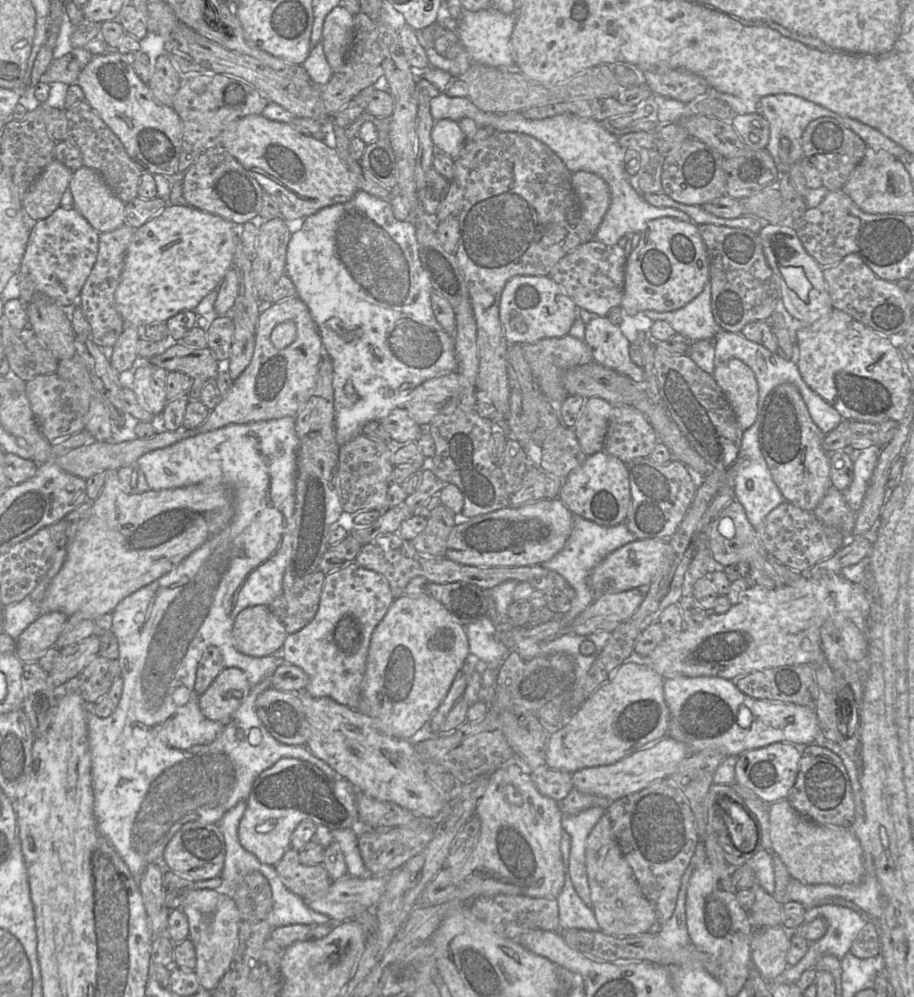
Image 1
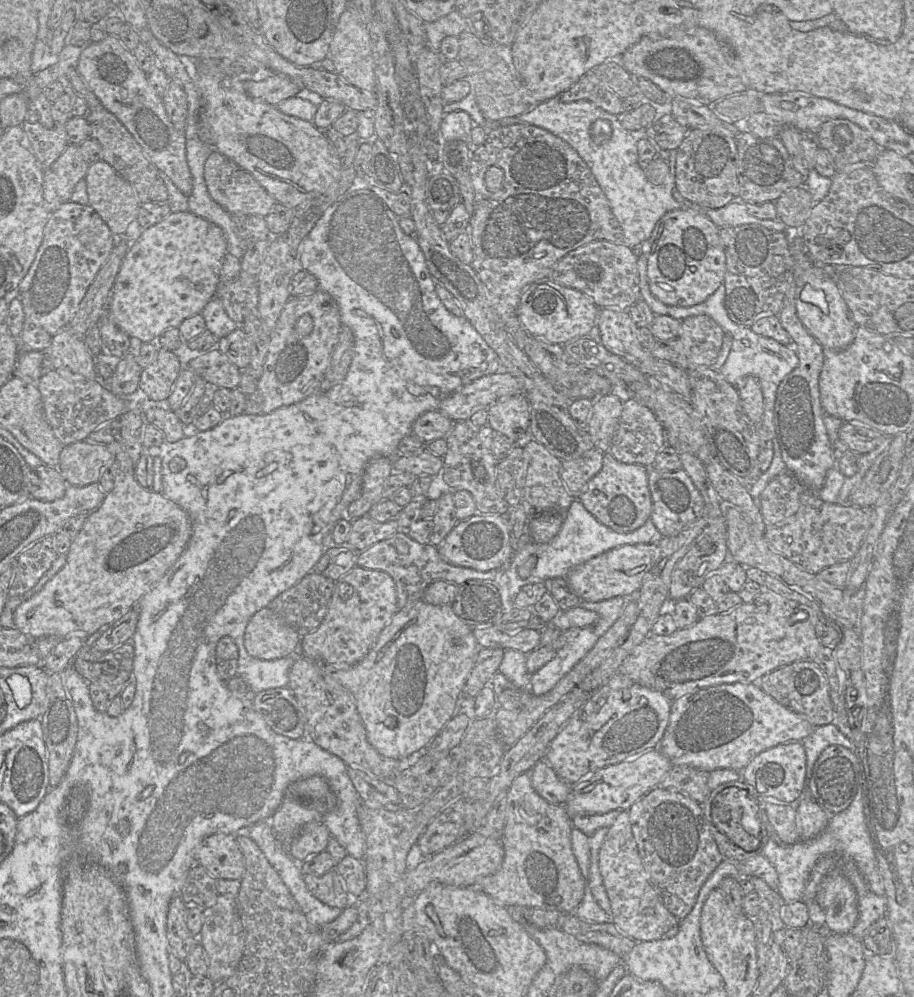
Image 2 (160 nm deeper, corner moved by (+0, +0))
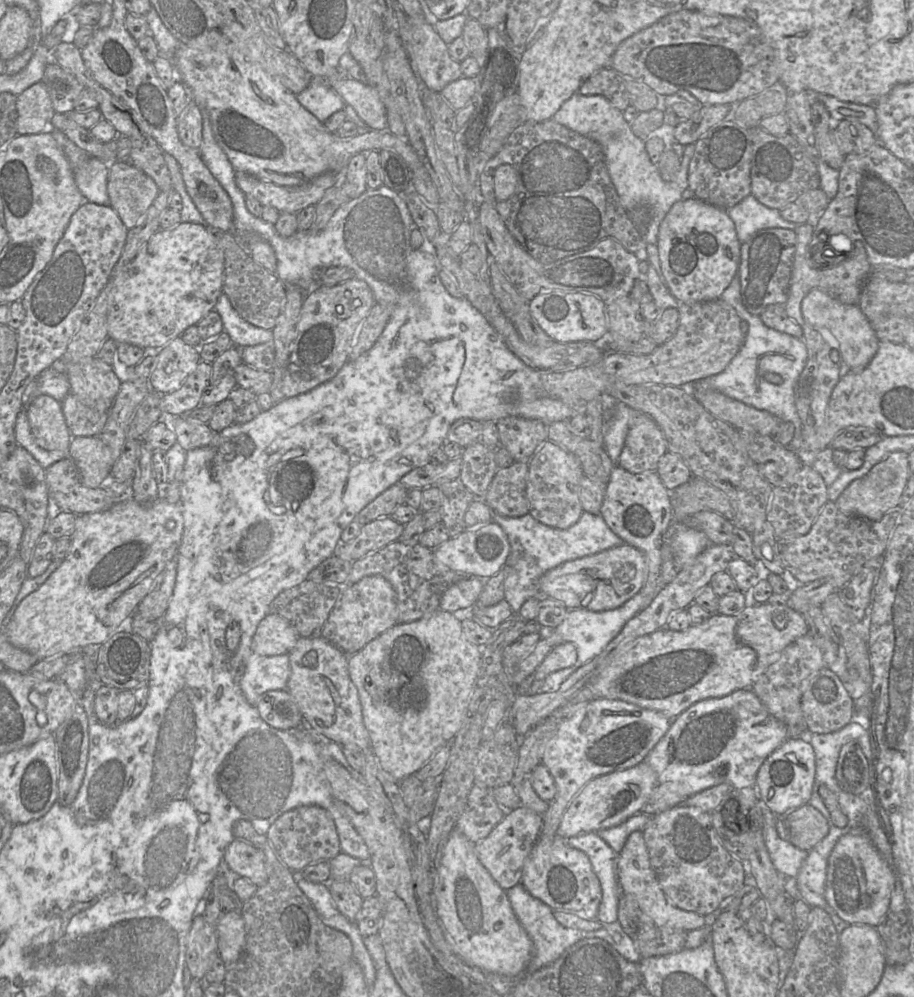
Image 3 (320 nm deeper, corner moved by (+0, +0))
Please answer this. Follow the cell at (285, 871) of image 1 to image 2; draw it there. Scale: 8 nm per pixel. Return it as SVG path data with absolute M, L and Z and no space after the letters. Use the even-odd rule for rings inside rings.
M335 870L321 876L304 874L303 879L312 895L328 906L343 910L357 905L357 899L347 892L341 876Z

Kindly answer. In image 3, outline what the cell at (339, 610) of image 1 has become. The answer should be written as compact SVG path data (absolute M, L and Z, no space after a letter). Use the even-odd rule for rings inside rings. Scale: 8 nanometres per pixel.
M379 575L366 576L352 585L342 587L338 600L318 634L347 655L352 655L398 623L397 616L397 594L391 583Z

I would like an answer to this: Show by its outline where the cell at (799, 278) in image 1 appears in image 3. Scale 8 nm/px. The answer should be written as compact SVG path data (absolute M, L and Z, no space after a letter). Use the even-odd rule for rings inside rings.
M812 289L803 299L801 308L807 323L819 330L830 332L829 338L835 341L843 363L851 371L860 371L865 368L877 353L880 339L858 305L843 304L822 290Z

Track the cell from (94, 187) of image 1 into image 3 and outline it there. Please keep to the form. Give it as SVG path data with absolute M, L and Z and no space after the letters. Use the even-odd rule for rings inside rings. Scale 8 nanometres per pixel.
M130 163L109 164L110 205L129 229L136 226L160 192L155 181Z

